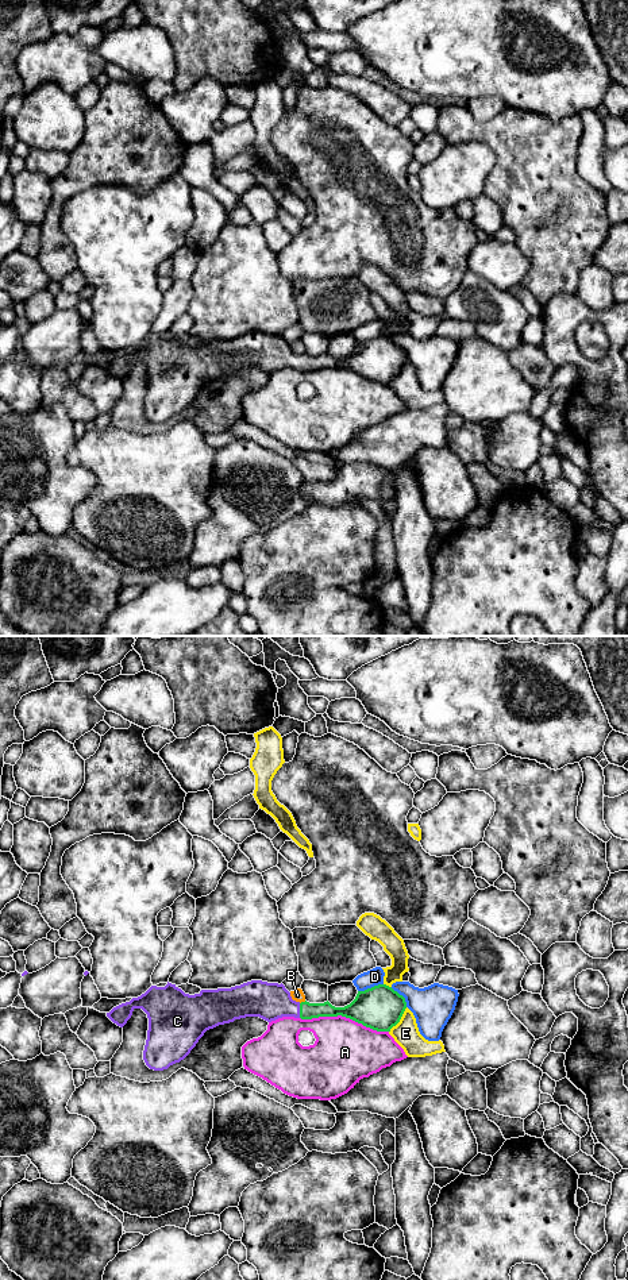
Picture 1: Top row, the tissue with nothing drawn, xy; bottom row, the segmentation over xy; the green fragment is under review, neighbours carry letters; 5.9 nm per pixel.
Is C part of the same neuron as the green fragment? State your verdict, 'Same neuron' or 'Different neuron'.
Same neuron

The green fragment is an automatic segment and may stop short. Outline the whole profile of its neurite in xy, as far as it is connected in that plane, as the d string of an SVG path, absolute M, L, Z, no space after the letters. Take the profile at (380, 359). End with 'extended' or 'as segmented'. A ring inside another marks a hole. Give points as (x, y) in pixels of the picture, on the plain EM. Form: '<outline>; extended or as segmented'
M251 332L189 347L167 334L165 339L151 338L140 348L113 359L107 369L123 379L135 361L142 361L149 370L143 412L150 421L163 423L184 412L207 382L235 371L259 369L271 374L282 369L342 367L373 382L390 383L400 374L407 354L386 336L358 343L350 356L335 359L328 352L296 354L282 335Z; extended

